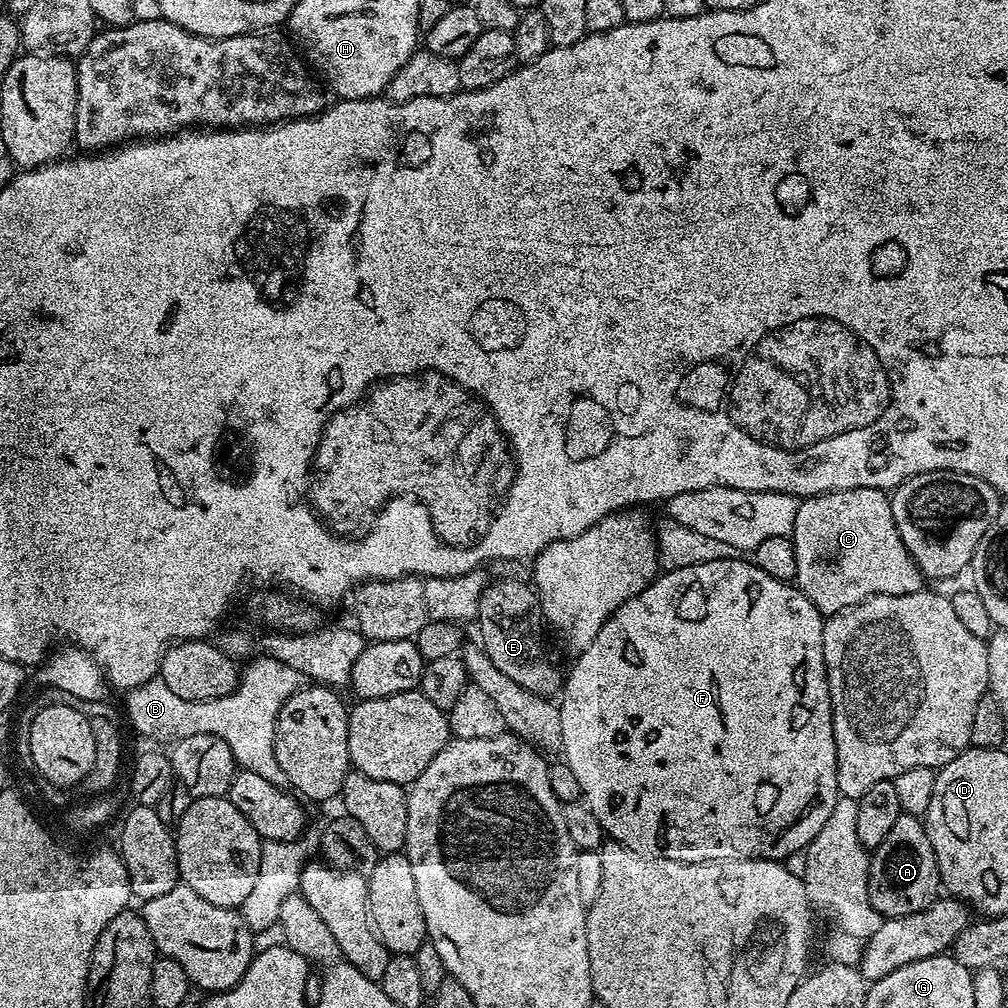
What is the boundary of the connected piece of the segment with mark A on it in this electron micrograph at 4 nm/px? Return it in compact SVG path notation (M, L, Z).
M902 814L898 818L898 822L894 822L894 826L890 826L890 834L886 834L884 841L871 853L868 862L870 906L874 906L877 914L885 918L914 914L930 907L938 898L941 888L938 862L934 858L934 846L930 846L925 821L919 816Z

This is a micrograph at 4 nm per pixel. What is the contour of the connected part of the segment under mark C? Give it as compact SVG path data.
M851 488L801 499L790 539L798 558L795 587L825 617L871 596L914 594L925 587L924 573L898 534L885 489Z

